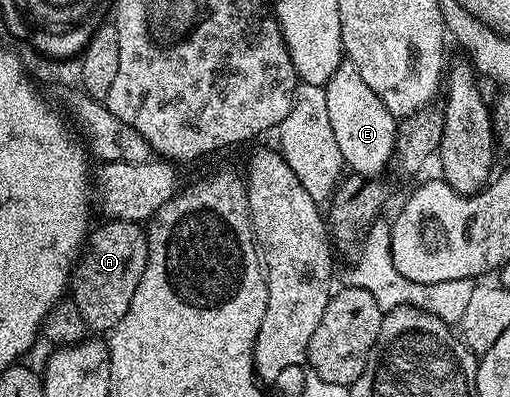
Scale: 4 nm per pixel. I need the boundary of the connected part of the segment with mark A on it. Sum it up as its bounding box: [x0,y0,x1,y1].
[71,220,149,331]

